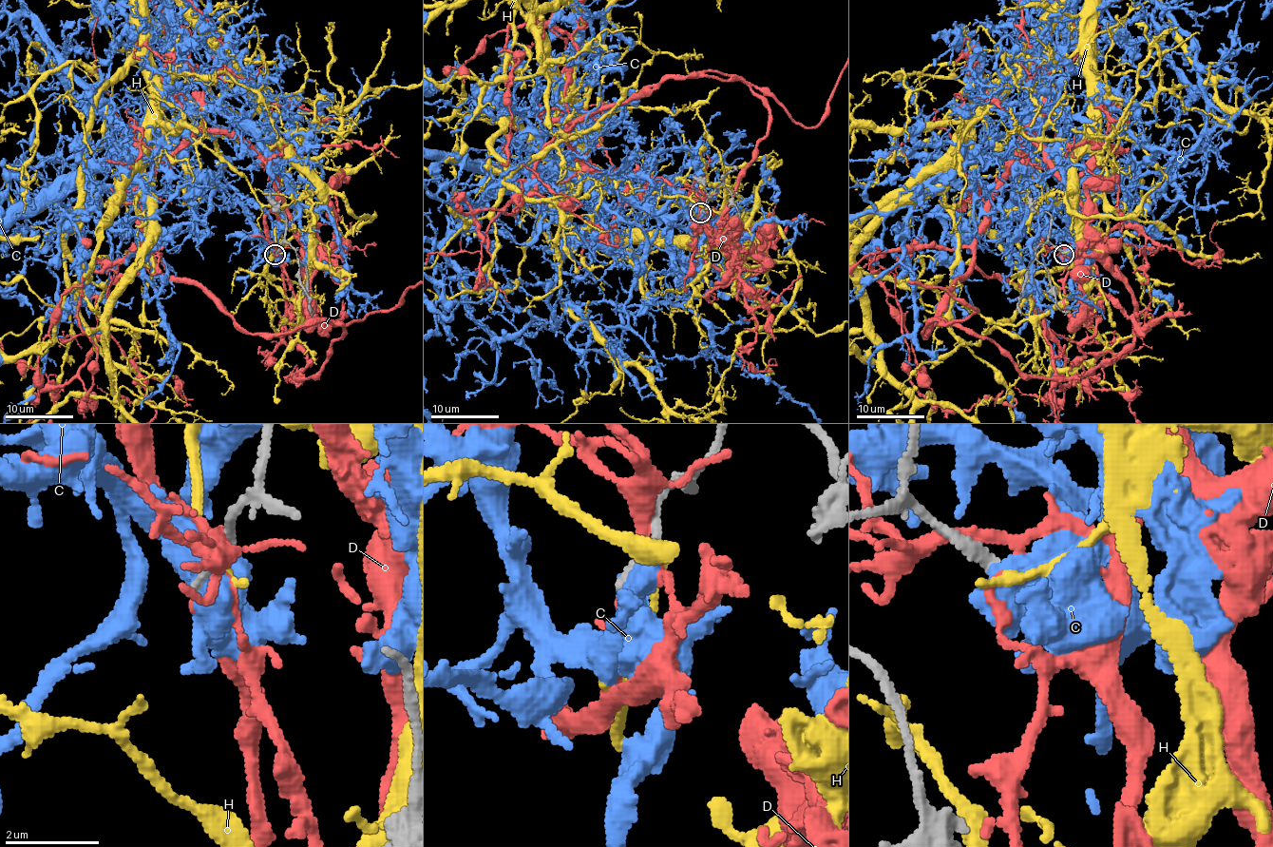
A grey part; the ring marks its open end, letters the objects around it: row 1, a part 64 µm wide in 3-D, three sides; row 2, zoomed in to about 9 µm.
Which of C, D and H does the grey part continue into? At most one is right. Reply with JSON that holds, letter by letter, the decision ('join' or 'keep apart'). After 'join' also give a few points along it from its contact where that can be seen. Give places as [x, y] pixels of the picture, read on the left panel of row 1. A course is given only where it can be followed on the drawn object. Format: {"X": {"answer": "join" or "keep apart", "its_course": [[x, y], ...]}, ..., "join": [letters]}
{"C": {"answer": "keep apart"}, "D": {"answer": "keep apart"}, "H": {"answer": "keep apart"}, "join": []}

